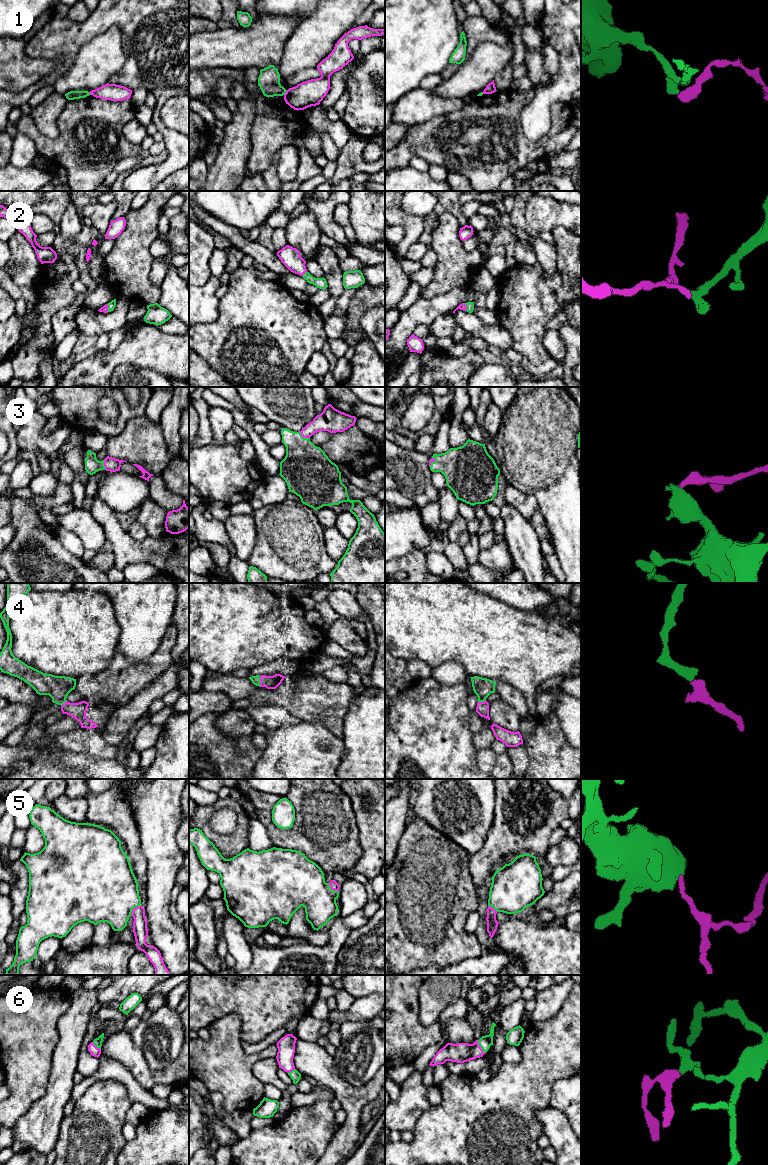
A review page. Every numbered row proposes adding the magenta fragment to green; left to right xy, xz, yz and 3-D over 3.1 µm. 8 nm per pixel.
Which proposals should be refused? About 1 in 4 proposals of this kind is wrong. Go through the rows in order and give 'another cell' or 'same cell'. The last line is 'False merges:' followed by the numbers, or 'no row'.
1: another cell
2: same cell
3: same cell
4: same cell
5: same cell
6: same cell
False merges: 1

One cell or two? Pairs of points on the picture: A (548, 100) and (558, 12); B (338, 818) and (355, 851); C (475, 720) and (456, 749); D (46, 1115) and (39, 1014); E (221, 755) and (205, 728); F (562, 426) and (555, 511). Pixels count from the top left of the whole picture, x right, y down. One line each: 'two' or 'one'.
A: one
B: one
C: two
D: two
E: one
F: one

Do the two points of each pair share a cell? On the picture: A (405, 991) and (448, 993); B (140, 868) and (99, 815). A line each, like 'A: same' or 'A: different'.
A: different
B: same

